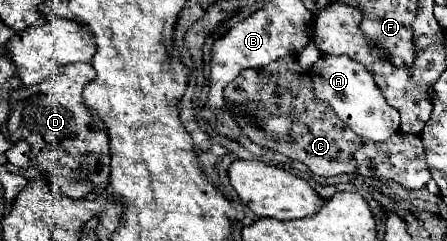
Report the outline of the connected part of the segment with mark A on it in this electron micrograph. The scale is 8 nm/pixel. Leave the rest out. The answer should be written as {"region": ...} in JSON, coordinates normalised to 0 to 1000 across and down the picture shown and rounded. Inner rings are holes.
{"region":[[[720,228],[707,261],[707,282],[700,286],[696,328],[700,328],[705,411],[736,427],[745,461],[758,461],[758,477],[785,477],[790,544],[821,560],[821,577],[843,585],[843,593],[875,577],[875,560],[893,544],[888,452],[879,452],[866,427],[866,411],[857,402],[852,369],[843,361],[834,311],[817,286],[817,270],[763,228]],[[817,303],[826,303],[826,336],[817,336]]]}

